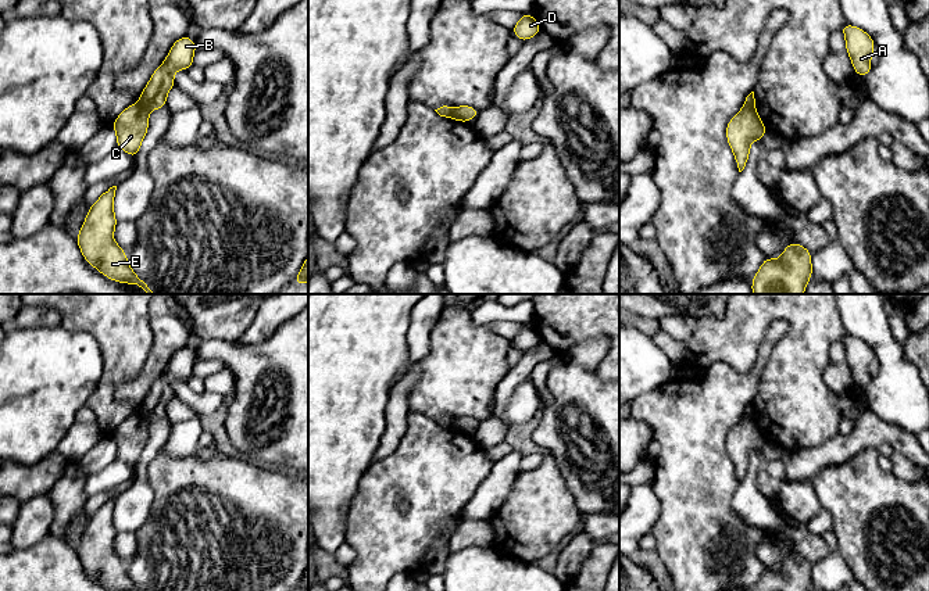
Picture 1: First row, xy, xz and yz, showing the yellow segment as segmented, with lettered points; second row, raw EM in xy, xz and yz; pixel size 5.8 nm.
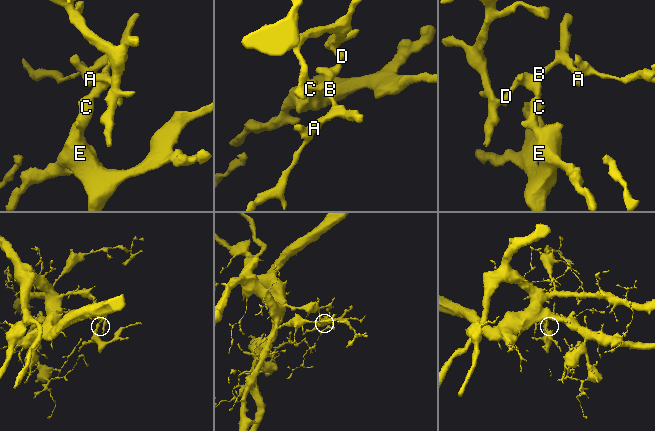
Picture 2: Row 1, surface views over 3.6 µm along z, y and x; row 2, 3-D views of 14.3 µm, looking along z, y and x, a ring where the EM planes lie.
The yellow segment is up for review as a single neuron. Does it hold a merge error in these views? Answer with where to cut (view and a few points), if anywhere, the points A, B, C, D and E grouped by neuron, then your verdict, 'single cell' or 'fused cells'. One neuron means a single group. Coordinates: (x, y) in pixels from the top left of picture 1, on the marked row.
xy (138, 103), (149, 111) | A B D / C E | fused cells

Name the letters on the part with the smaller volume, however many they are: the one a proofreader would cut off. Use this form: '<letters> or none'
C, E

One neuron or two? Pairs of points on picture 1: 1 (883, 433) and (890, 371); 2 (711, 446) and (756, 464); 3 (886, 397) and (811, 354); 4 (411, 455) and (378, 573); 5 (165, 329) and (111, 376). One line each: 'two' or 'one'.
1: two
2: two
3: two
4: one
5: two

